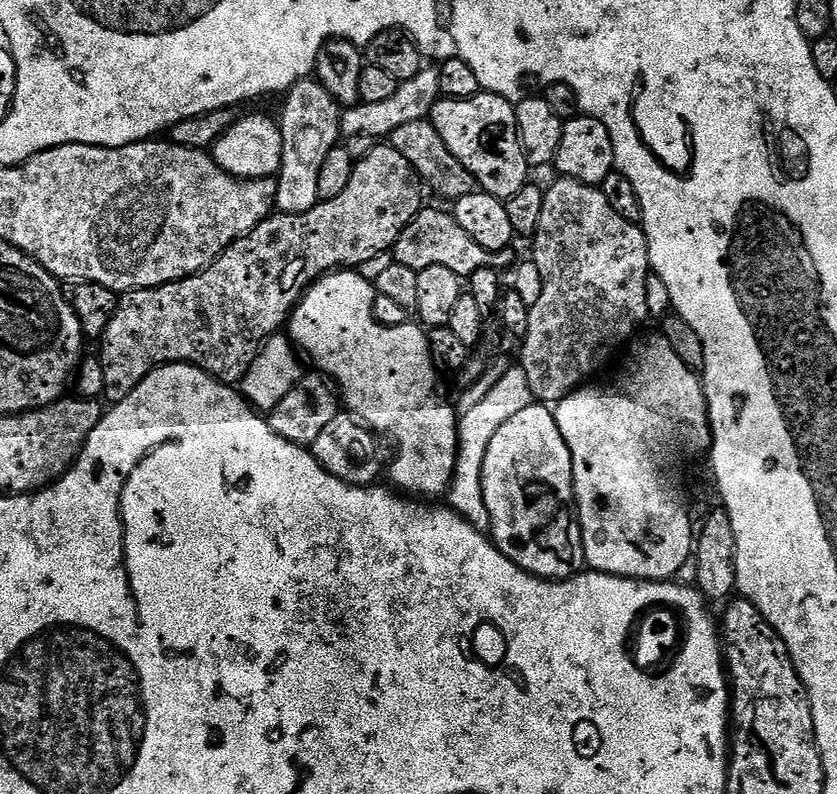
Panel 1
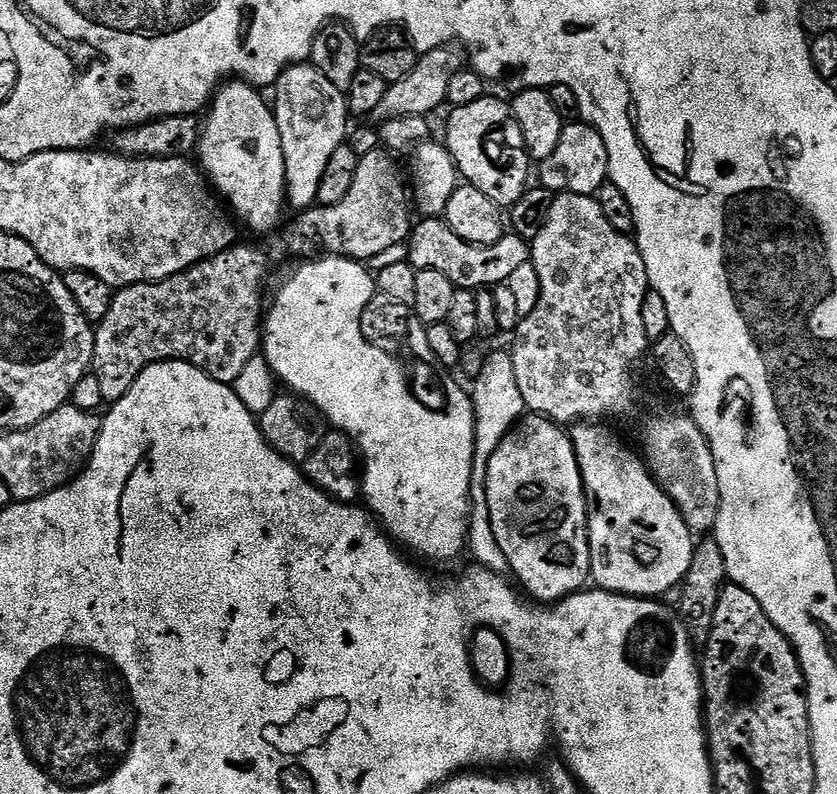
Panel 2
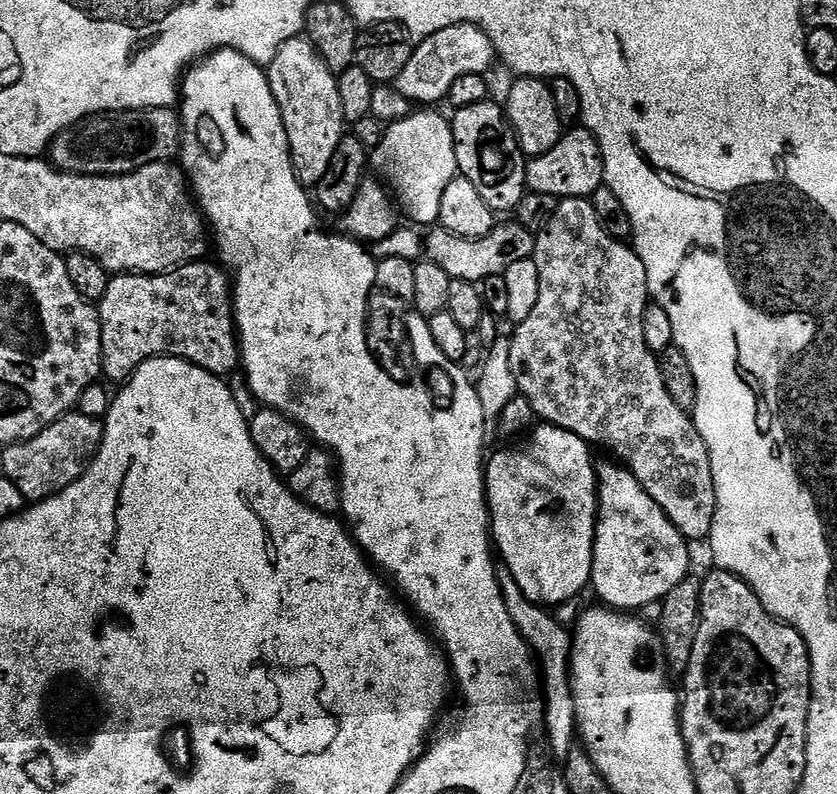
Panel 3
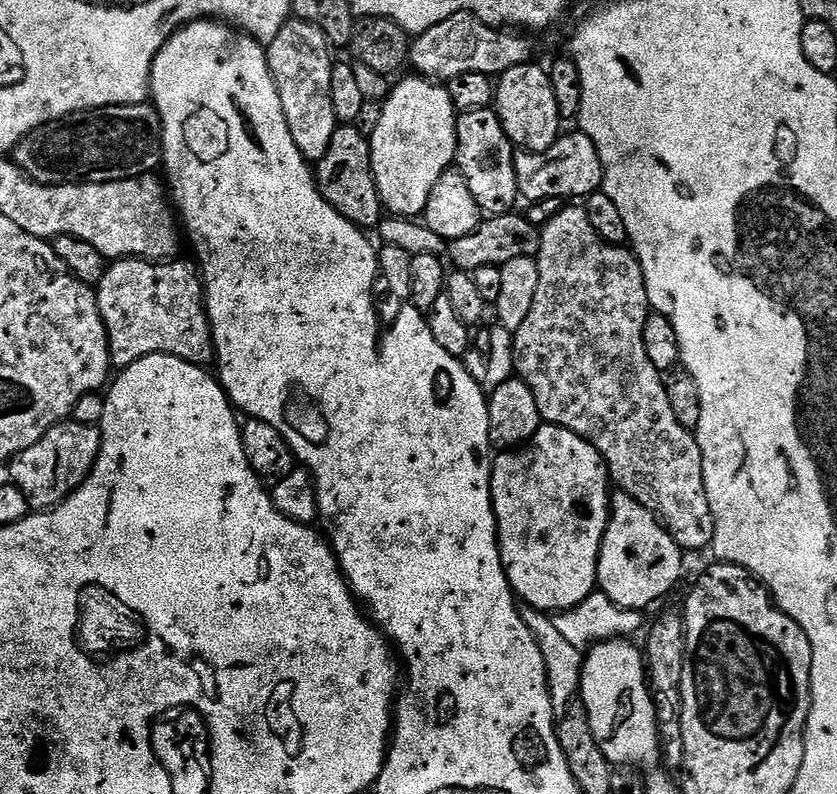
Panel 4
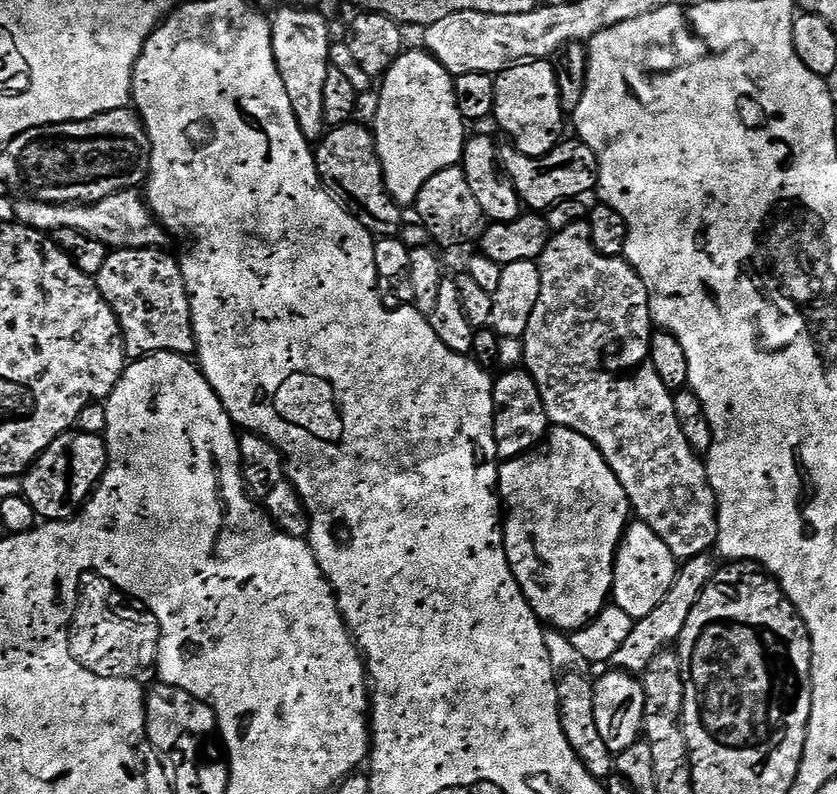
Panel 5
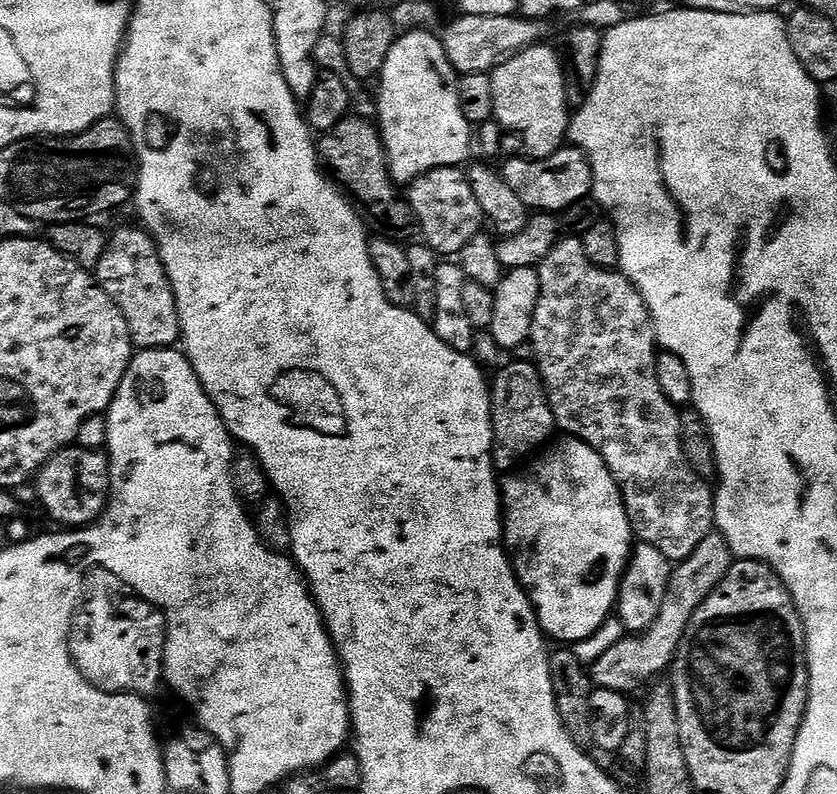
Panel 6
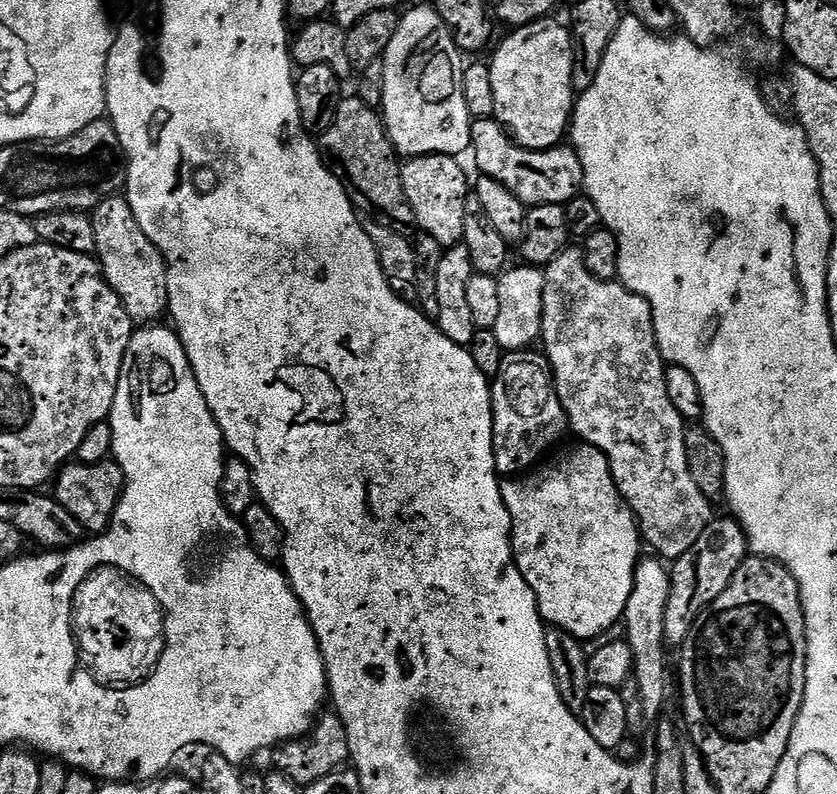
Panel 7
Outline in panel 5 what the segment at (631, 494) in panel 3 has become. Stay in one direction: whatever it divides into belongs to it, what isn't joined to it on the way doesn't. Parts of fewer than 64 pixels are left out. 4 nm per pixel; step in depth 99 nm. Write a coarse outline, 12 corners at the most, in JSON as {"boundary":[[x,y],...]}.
{"boundary":[[629,523],[611,599],[632,620],[666,598],[678,561],[650,526]]}

